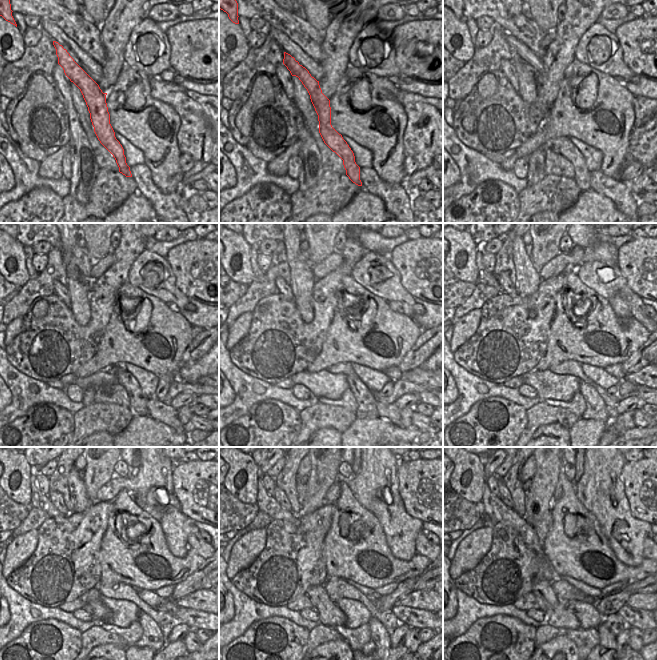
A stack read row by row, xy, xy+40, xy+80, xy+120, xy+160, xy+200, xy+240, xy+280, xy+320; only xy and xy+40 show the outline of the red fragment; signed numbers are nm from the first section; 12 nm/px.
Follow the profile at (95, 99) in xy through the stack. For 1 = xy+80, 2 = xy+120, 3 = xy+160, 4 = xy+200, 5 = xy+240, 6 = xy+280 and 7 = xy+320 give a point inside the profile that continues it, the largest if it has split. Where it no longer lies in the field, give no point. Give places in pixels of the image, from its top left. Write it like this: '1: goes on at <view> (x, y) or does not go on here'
1: goes on at xy+80 (562, 145)
2: goes on at xy+120 (138, 401)
3: goes on at xy+160 (366, 402)
4: goes on at xy+200 (595, 409)
5: goes on at xy+240 (153, 637)
6: goes on at xy+280 (380, 639)
7: goes on at xy+320 (607, 641)

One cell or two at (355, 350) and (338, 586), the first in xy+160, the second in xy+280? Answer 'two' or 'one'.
two

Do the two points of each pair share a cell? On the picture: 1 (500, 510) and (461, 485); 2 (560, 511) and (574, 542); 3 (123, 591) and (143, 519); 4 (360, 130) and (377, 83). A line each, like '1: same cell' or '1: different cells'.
1: different cells
2: same cell
3: different cells
4: same cell

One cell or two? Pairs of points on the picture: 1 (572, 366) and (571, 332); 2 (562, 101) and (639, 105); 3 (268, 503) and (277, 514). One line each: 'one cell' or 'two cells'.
1: two cells
2: two cells
3: one cell

